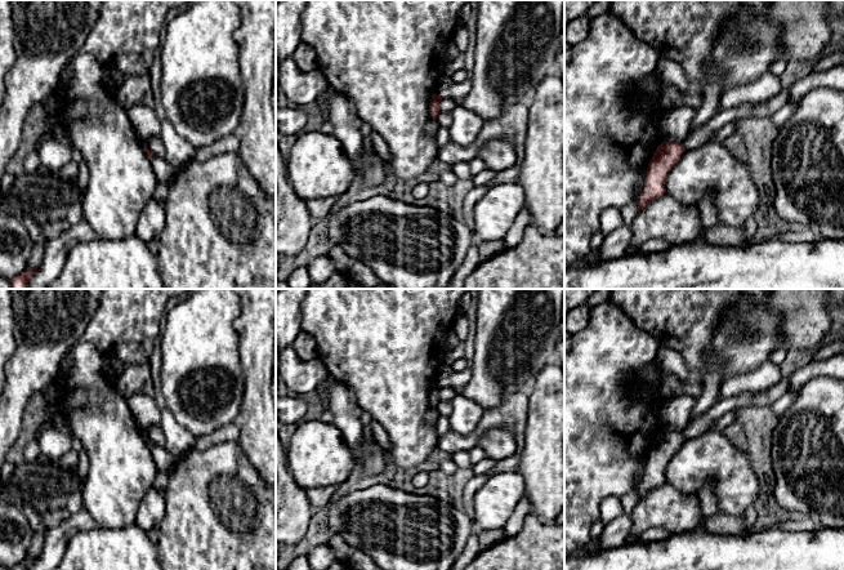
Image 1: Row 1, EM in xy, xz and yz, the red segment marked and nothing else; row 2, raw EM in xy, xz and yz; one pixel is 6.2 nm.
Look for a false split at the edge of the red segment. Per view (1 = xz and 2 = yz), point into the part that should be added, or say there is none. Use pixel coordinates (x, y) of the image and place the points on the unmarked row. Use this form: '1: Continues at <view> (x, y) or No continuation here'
1: No continuation here
2: No continuation here

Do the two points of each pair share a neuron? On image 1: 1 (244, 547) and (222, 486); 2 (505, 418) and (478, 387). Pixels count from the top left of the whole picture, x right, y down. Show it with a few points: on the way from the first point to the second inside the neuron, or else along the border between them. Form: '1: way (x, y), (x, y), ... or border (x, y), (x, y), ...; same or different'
1: way (228, 531), (222, 520), (222, 502); same
2: border (518, 391), (507, 393), (496, 406), (483, 412); different

